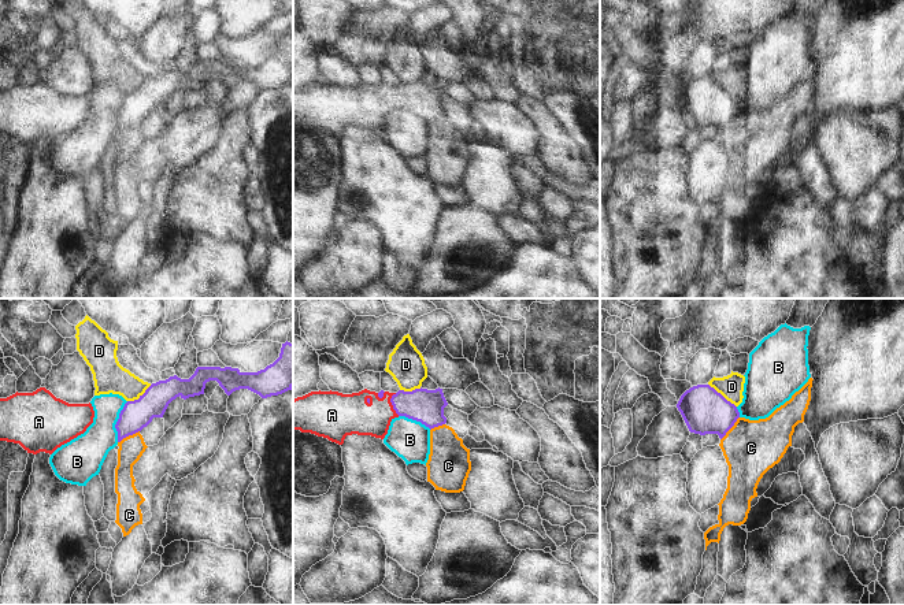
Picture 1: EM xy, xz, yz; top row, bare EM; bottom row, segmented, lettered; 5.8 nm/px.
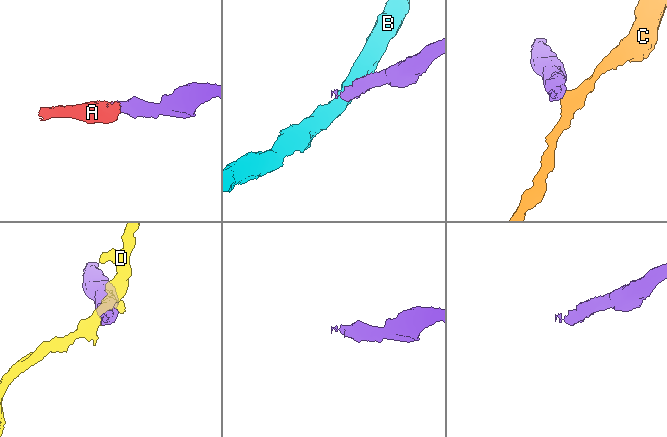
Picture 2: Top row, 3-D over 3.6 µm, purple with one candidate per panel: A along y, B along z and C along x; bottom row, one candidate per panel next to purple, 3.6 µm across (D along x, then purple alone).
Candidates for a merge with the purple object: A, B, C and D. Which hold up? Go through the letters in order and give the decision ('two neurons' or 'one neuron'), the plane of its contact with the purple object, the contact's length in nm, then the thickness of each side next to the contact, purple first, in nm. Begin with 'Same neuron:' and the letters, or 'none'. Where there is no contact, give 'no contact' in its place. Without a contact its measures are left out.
Same neuron: A
A: one neuron; contact in xz; length 140 nm; calibres 200 and 240 nm
B: two neurons; contact in xy; length 240 nm; calibres 170 and 220 nm
C: two neurons; contact in yz; length 180 nm; calibres 260 and 320 nm
D: two neurons; contact in yz; length 220 nm; calibres 260 and 140 nm

